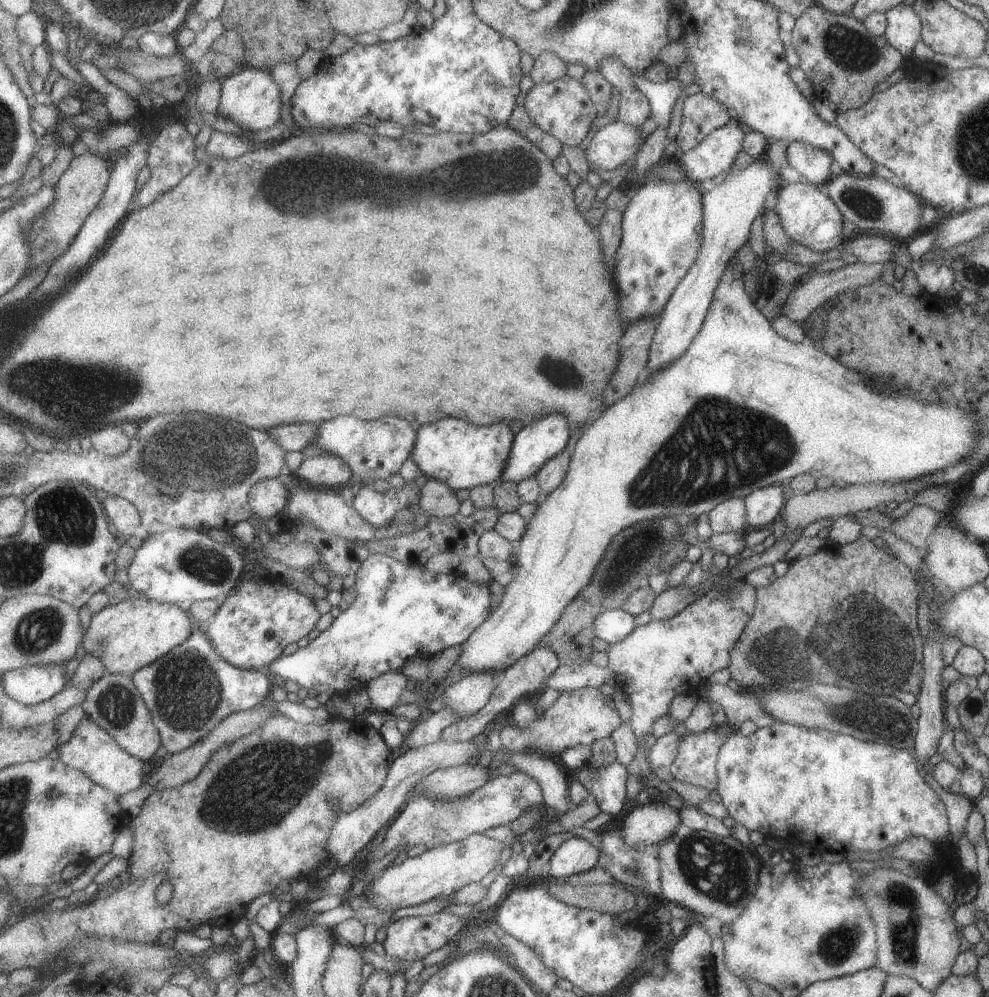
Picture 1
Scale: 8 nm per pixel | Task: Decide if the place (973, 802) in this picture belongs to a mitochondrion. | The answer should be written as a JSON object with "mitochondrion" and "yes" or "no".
{"mitochondrion":"no"}

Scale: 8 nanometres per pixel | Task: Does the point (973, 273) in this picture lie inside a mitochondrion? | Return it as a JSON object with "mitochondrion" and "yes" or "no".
{"mitochondrion":"yes"}

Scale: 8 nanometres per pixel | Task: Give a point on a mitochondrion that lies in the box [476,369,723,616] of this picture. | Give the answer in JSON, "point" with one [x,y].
{"point":[635,550]}

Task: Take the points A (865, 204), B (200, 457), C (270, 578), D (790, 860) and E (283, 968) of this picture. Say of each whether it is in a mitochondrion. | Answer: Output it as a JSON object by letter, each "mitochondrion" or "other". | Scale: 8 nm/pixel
{"A":"mitochondrion","B":"mitochondrion","C":"other","D":"other","E":"other"}

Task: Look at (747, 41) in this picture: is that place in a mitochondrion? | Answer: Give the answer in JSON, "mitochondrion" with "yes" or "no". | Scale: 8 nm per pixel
{"mitochondrion":"yes"}

